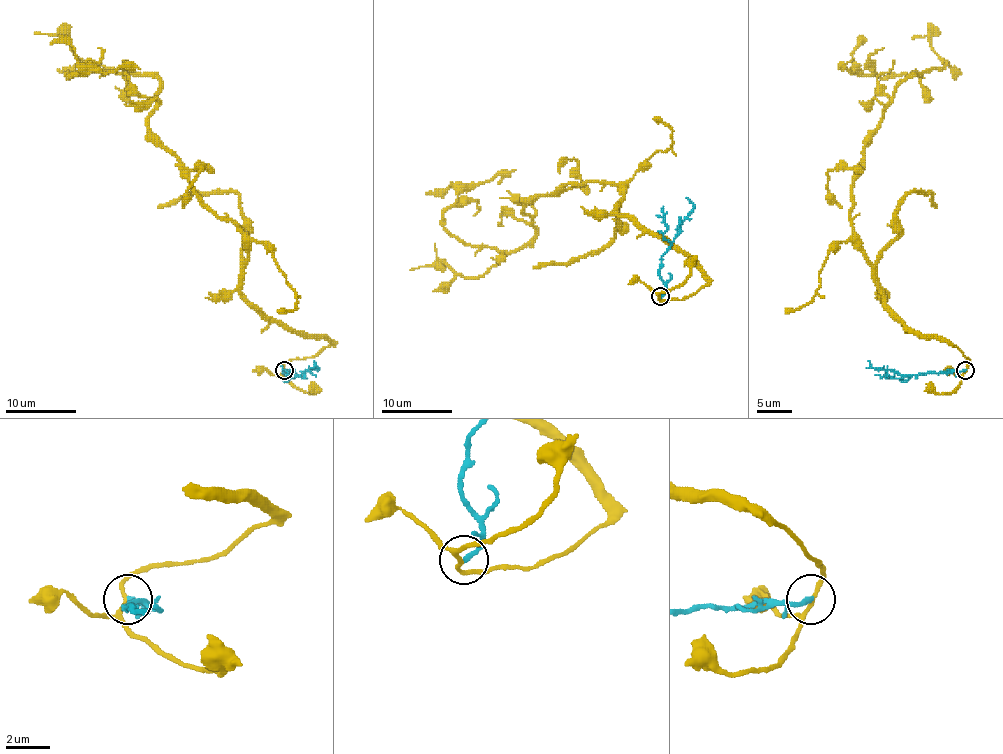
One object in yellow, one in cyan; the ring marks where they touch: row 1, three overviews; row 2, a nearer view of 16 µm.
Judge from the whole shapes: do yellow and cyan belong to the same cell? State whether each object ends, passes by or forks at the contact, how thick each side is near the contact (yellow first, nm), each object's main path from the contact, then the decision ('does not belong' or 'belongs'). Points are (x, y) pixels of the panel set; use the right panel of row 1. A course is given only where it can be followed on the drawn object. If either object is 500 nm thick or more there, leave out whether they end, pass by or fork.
yellow forks | cyan ends | 140/200 nm | yellow via (965, 369), (956, 347), (910, 329), (882, 297), (850, 223), (864, 141), (892, 92), (921, 74), (838, 69) | cyan via (965, 369), (898, 375), (891, 369), (866, 368) | does not belong

